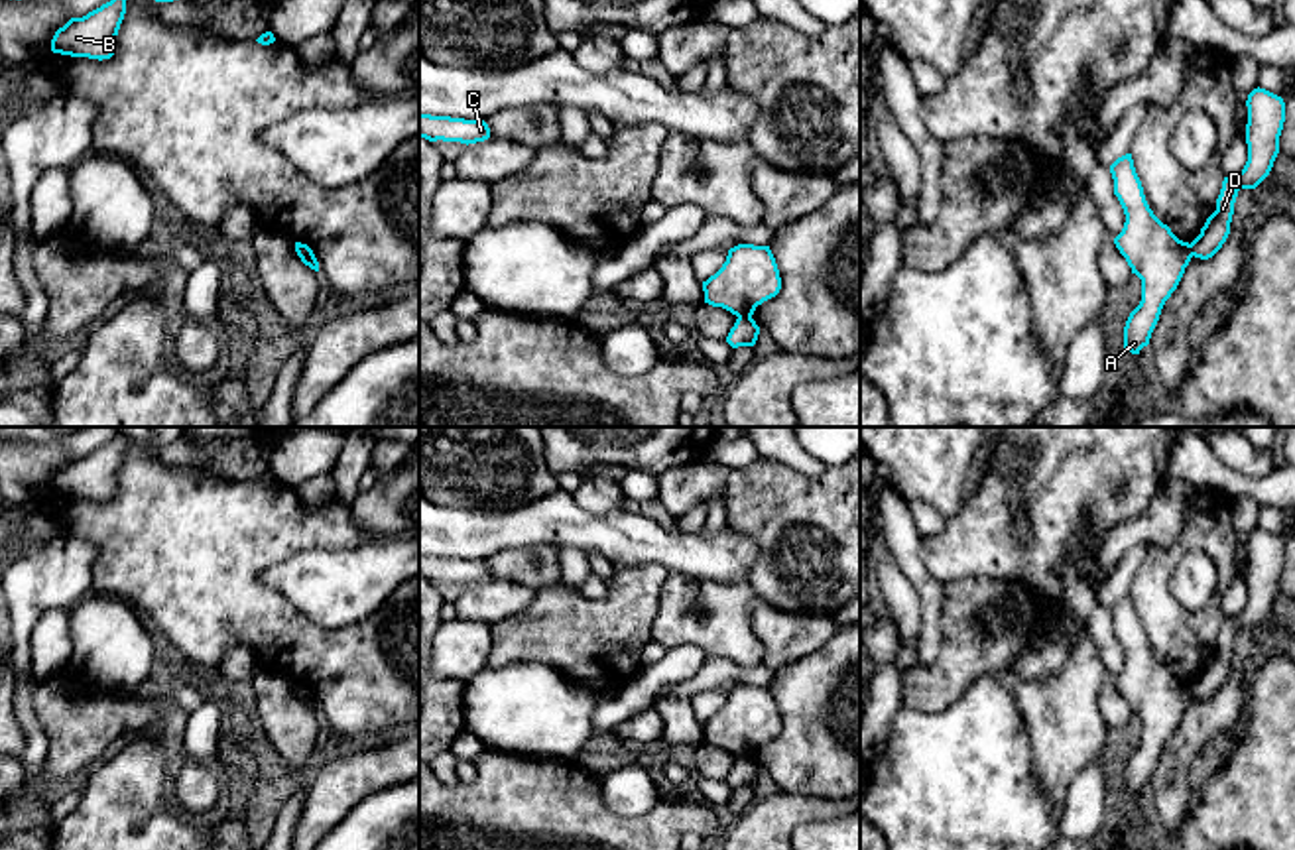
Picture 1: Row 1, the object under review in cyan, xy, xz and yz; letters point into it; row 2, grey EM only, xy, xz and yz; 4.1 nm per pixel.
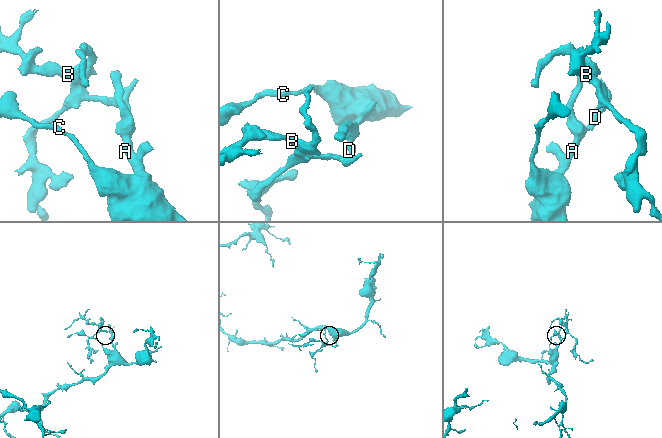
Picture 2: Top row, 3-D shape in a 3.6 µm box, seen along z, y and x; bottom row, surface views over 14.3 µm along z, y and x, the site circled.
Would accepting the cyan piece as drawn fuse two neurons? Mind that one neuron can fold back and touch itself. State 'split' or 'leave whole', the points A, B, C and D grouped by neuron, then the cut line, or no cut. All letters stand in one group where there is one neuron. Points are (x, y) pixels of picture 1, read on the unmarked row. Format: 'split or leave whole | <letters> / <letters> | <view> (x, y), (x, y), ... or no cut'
split | A C / B D | xz (739, 756), (750, 758)

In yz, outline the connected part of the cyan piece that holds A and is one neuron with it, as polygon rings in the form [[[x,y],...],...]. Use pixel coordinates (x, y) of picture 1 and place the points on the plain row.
[[[1132,594],[1110,606],[1114,636],[1126,663],[1114,679],[1132,714],[1141,720],[1141,742],[1130,754],[1124,767],[1124,791],[1140,795],[1149,785],[1161,750],[1177,730],[1193,695],[1189,683],[1179,681],[1149,649]]]

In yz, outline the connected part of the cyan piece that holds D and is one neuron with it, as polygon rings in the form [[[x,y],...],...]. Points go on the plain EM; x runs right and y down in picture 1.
[[[1258,527],[1248,535],[1246,547],[1248,602],[1238,616],[1224,618],[1216,651],[1189,685],[1191,695],[1201,700],[1212,698],[1226,683],[1238,632],[1256,630],[1269,616],[1279,594],[1279,577],[1285,563],[1283,539]]]

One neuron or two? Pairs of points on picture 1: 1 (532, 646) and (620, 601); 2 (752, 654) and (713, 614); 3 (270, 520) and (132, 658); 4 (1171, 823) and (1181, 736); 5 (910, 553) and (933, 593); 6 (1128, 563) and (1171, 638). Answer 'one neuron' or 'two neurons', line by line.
1: one neuron
2: one neuron
3: two neurons
4: one neuron
5: one neuron
6: two neurons

